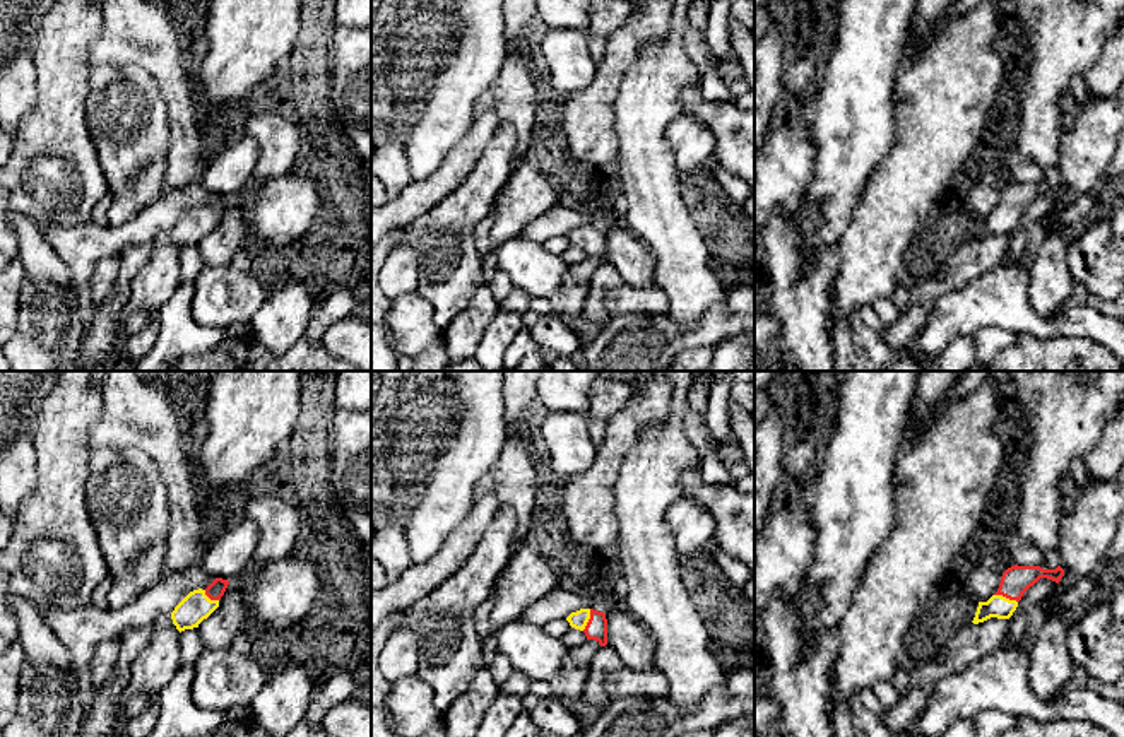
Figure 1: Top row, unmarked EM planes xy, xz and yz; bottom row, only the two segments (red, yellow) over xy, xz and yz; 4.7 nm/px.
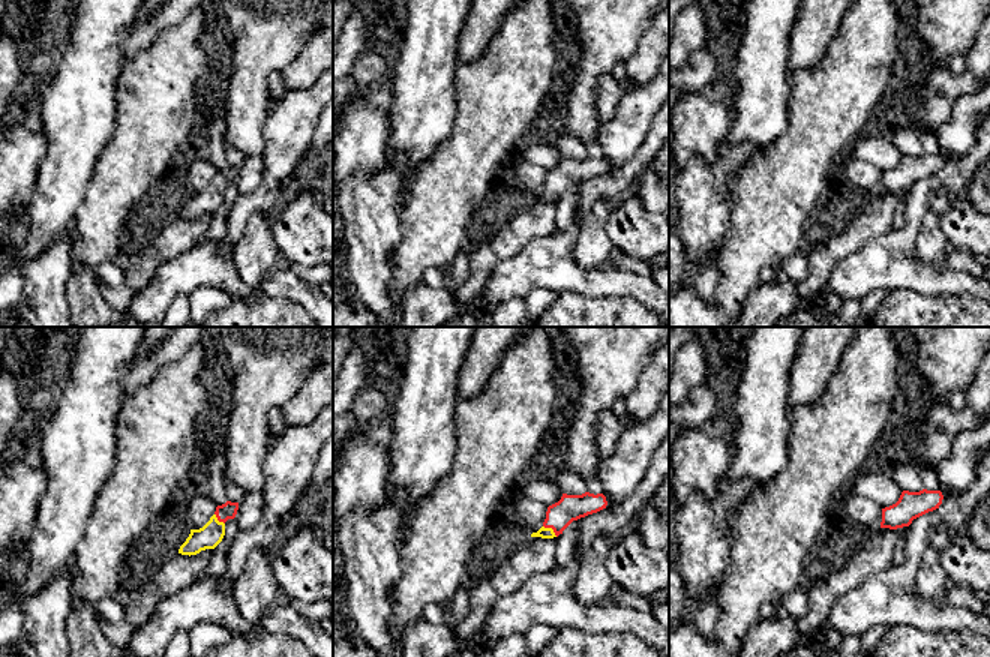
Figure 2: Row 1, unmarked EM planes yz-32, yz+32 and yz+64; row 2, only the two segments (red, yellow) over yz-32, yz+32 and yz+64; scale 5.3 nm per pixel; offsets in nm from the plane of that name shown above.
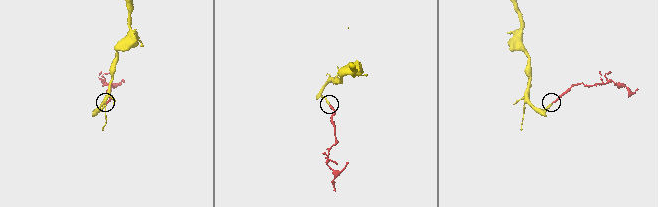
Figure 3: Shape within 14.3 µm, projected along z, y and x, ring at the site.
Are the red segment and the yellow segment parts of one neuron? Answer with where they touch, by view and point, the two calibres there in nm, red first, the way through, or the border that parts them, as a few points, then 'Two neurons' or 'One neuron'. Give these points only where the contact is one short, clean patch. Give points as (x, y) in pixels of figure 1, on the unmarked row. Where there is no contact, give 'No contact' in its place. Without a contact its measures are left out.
Touches red at yz (1006, 214). Thickness 140 nm (red) against 110 nm. Path across: yz (1015, 197), (1006, 214), (998, 223). One neuron

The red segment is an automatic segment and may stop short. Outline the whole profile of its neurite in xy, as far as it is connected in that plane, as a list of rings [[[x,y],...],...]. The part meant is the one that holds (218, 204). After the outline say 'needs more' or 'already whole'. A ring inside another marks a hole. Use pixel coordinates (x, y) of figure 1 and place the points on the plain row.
[[[216,195],[205,207],[190,209],[171,229],[173,241],[181,250],[198,245],[217,224],[229,198]]]; needs more

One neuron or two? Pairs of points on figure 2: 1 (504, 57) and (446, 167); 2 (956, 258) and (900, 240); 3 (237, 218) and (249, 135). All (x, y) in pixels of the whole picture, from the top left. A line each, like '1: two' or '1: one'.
1: one
2: two
3: two

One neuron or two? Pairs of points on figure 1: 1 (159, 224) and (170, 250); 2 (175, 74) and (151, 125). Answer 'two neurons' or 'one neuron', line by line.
1: two neurons
2: two neurons

